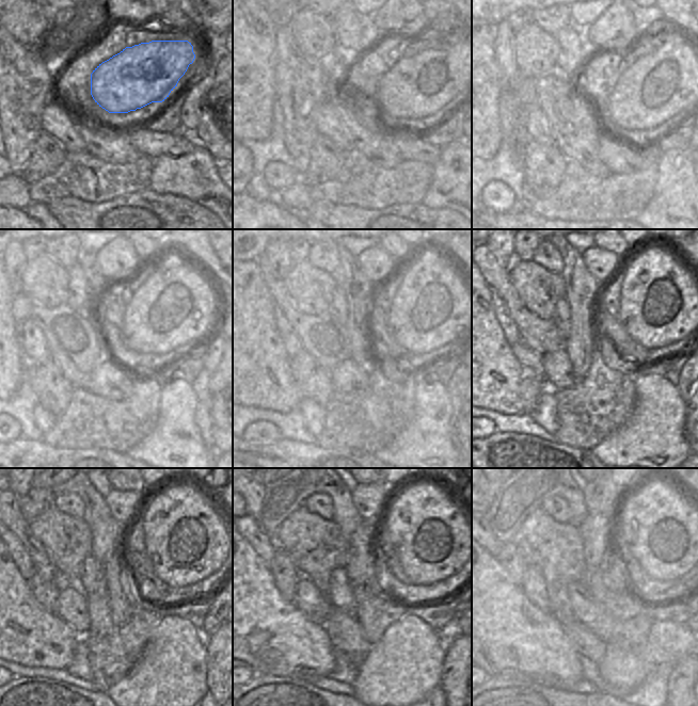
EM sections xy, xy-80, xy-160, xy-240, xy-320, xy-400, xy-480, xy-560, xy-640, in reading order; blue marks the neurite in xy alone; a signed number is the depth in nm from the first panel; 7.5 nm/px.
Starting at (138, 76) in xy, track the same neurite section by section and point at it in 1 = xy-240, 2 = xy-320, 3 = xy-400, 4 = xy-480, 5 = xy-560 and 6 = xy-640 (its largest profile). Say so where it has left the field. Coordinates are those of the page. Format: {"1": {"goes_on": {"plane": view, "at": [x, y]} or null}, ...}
{"1": {"goes_on": {"plane": "xy-240", "at": [195, 295]}}, "2": {"goes_on": {"plane": "xy-320", "at": [429, 291]}}, "3": {"goes_on": {"plane": "xy-400", "at": [662, 302]}}, "4": {"goes_on": {"plane": "xy-480", "at": [187, 539]}}, "5": {"goes_on": {"plane": "xy-560", "at": [426, 535]}}, "6": {"goes_on": {"plane": "xy-640", "at": [660, 527]}}}

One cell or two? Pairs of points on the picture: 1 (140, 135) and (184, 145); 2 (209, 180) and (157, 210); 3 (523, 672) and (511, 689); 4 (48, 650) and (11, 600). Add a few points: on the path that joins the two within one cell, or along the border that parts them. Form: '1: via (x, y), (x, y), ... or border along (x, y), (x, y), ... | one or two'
1: via (151, 144), (173, 144) | one
2: border along (158, 193), (183, 195), (205, 207) | two
3: border along (493, 677), (509, 677), (542, 686) | two
4: via (38, 638), (15, 612) | one

